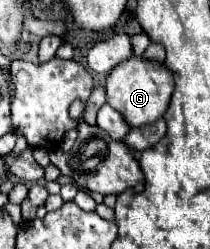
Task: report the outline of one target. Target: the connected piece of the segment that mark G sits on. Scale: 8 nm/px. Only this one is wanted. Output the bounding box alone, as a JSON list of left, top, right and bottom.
[107,57,175,127]

